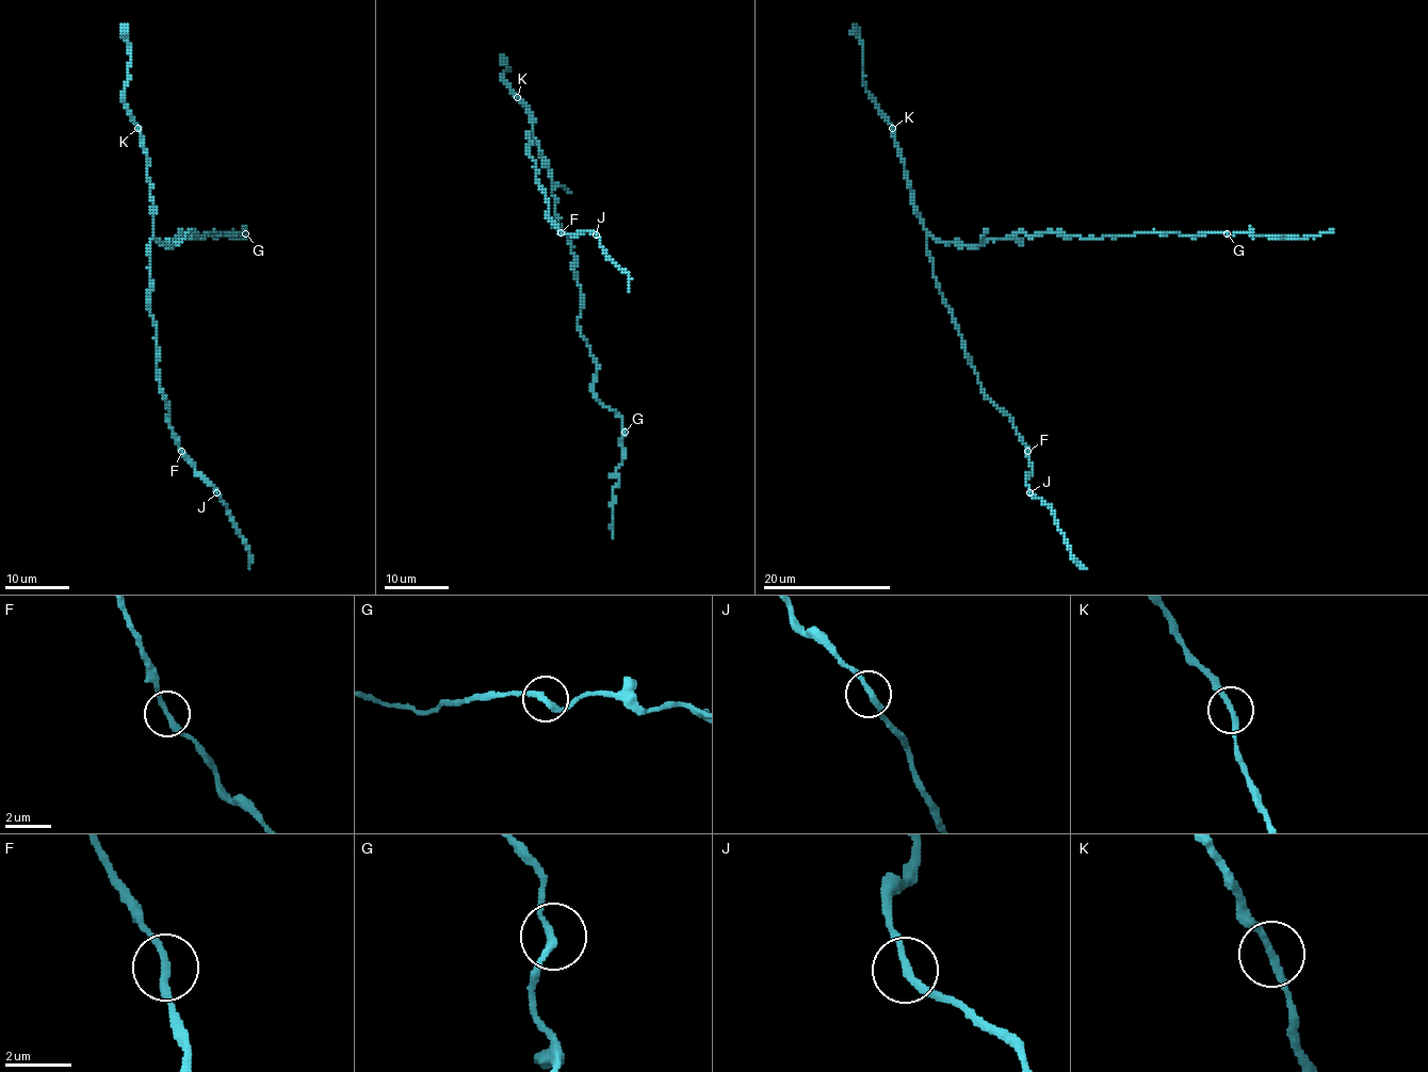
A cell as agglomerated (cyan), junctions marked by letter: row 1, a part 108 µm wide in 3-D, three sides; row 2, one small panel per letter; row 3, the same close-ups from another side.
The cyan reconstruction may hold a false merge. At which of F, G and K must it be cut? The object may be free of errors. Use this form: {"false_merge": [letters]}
{"false_merge": []}

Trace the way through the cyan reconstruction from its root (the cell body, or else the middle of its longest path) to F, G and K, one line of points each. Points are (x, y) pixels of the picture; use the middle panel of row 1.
F: (539, 155), (539, 145), (530, 131), (529, 155), (538, 171), (536, 182), (546, 199), (548, 215), (561, 233)
G: (539, 155), (575, 257), (583, 304), (579, 329), (599, 366), (593, 393), (625, 432)
K: (539, 155), (530, 115), (517, 97)

